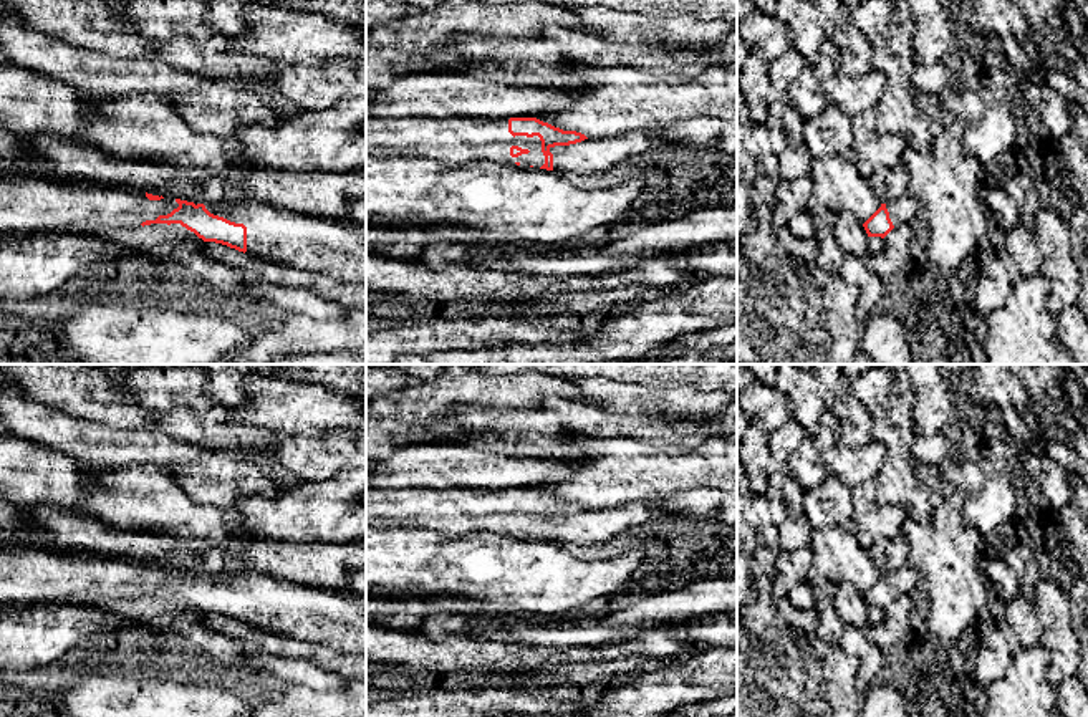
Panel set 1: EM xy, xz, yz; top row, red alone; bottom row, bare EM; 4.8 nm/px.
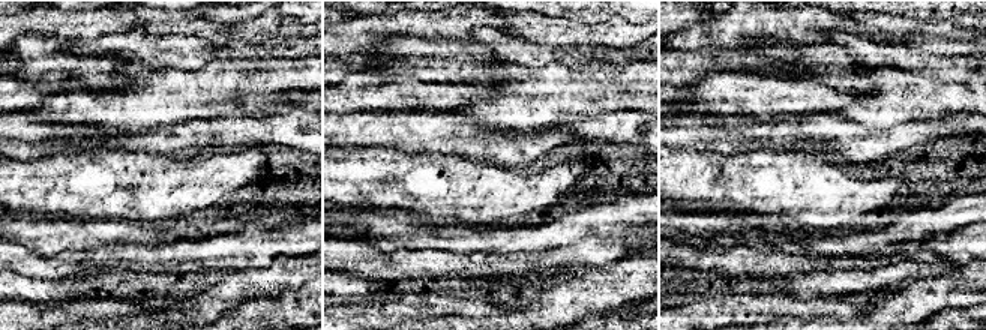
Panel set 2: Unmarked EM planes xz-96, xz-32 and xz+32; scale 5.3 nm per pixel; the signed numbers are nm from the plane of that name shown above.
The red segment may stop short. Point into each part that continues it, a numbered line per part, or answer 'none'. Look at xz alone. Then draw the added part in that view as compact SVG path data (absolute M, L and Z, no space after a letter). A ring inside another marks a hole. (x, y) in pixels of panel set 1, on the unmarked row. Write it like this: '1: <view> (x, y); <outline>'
1: xz (452, 510); M366 488L366 527L429 528L454 535L477 530L545 535L540 508L513 508L508 490Z
2: xz (590, 527); M638 500L608 510L585 510L570 517L550 518L553 543L565 546L590 546L608 541L619 533L661 522L666 513L654 502Z

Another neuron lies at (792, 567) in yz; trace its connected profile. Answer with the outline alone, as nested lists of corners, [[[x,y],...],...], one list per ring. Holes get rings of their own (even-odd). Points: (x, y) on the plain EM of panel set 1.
[[[798,548],[792,551],[780,551],[775,565],[775,576],[772,578],[772,589],[777,598],[788,598],[793,586],[806,583],[806,573],[813,566],[811,548]]]

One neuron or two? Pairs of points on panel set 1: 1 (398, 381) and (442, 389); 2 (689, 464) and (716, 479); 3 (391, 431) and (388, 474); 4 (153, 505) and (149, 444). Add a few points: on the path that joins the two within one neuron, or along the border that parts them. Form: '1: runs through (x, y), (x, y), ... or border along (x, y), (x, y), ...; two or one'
1: border along (419, 381), (383, 394); two
2: runs through (696, 471), (709, 476); one
3: border along (383, 459), (388, 461); two
4: border along (163, 466), (125, 466), (113, 469); two

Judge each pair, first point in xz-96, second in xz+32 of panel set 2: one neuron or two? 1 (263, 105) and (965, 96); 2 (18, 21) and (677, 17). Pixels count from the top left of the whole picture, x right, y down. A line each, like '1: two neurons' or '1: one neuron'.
1: one neuron
2: two neurons

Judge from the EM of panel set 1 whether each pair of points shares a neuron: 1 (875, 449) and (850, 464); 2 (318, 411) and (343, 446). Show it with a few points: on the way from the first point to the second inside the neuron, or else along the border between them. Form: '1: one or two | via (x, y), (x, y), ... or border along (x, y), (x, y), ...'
1: one | via (868, 456), (856, 464)
2: two | border along (348, 431), (293, 433)

